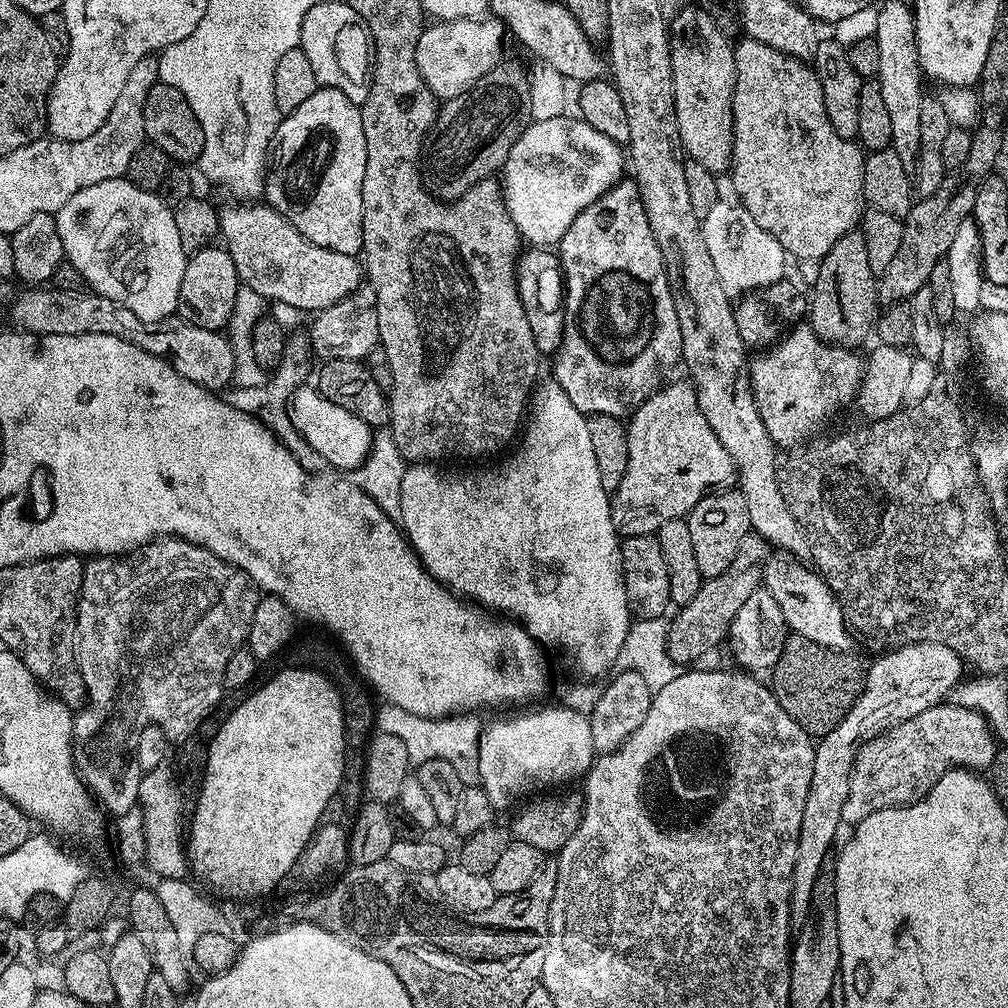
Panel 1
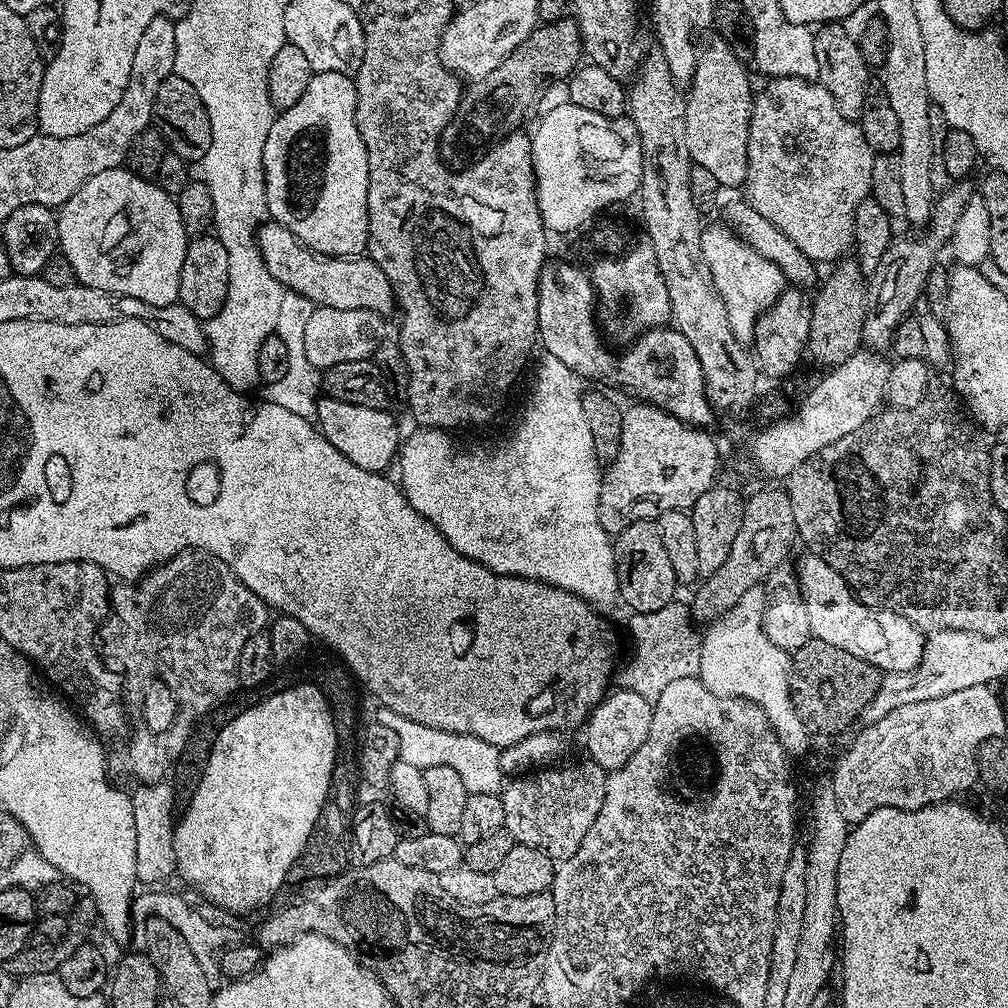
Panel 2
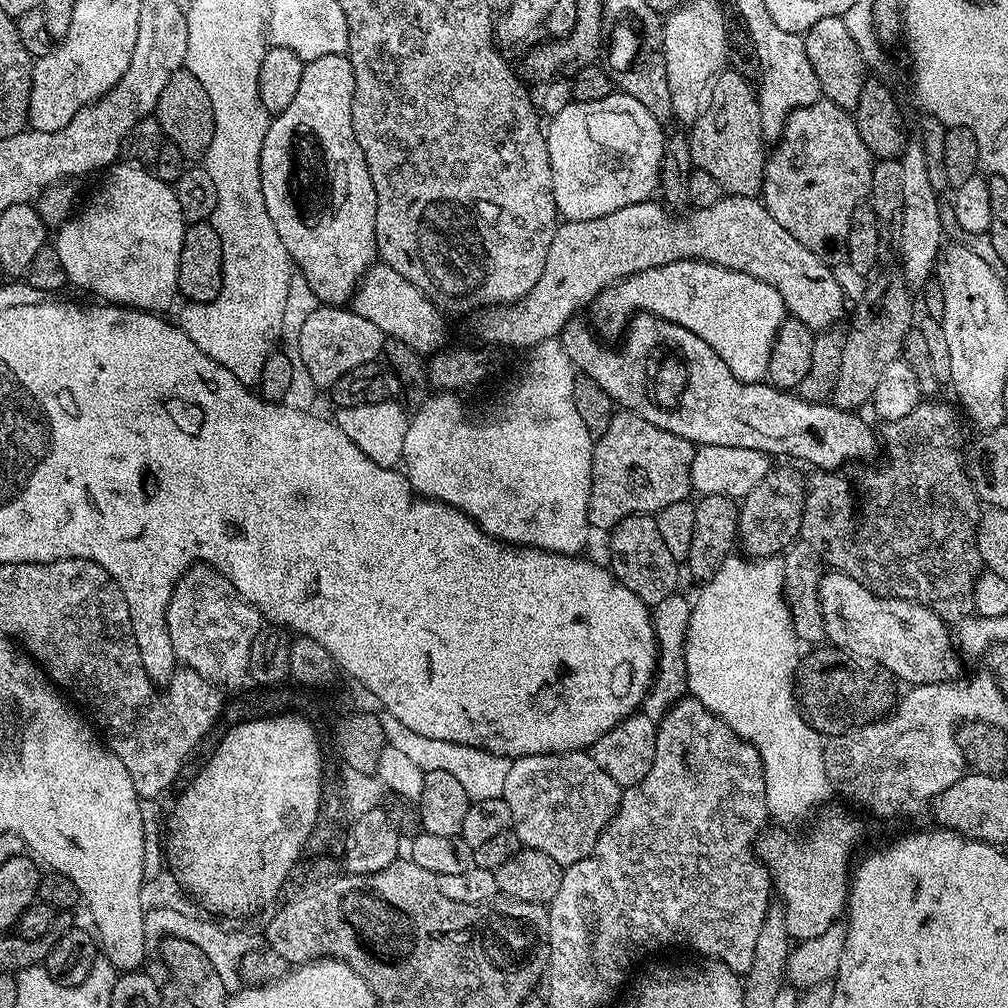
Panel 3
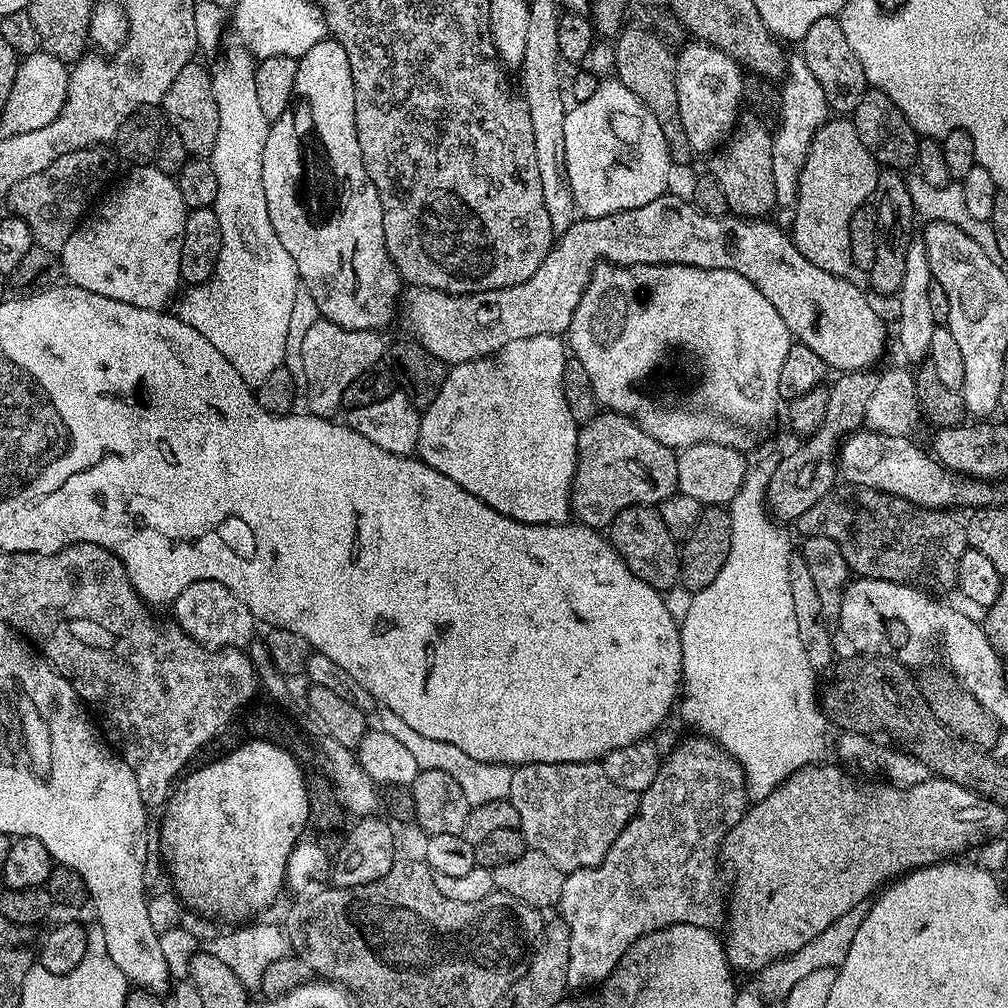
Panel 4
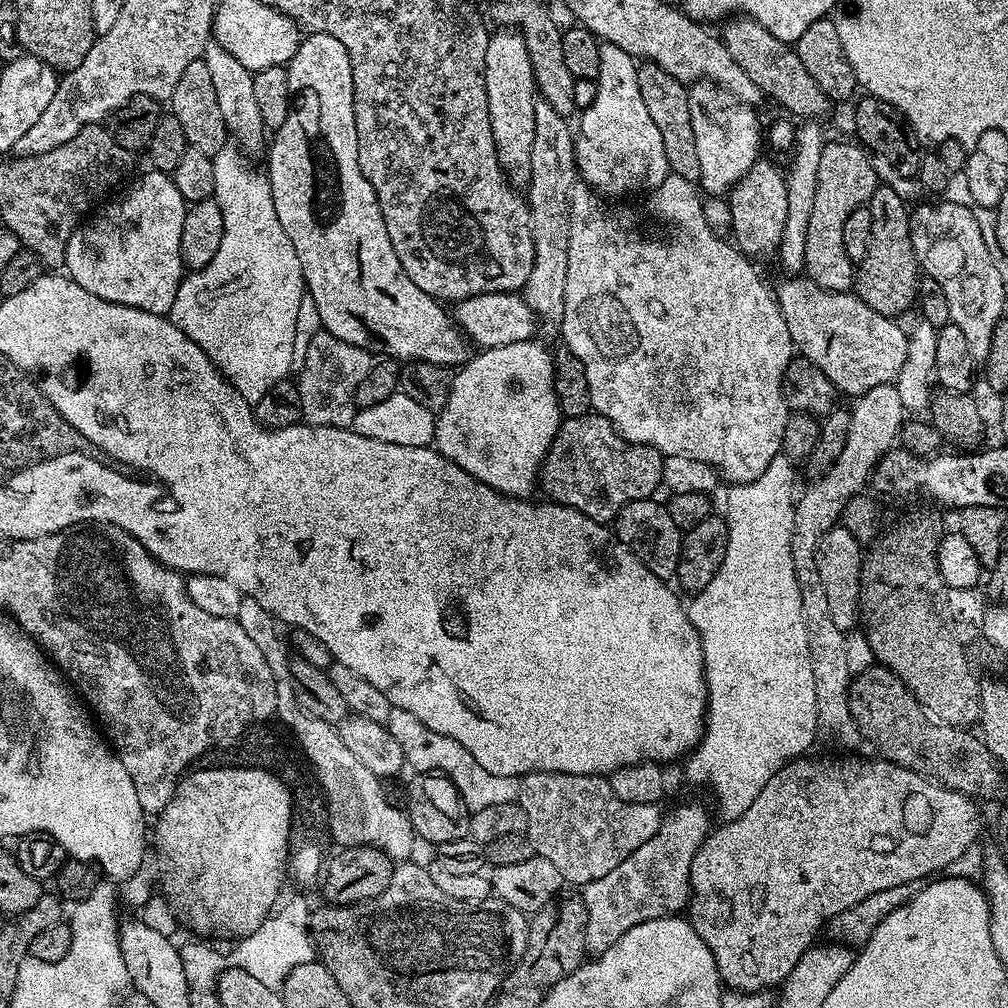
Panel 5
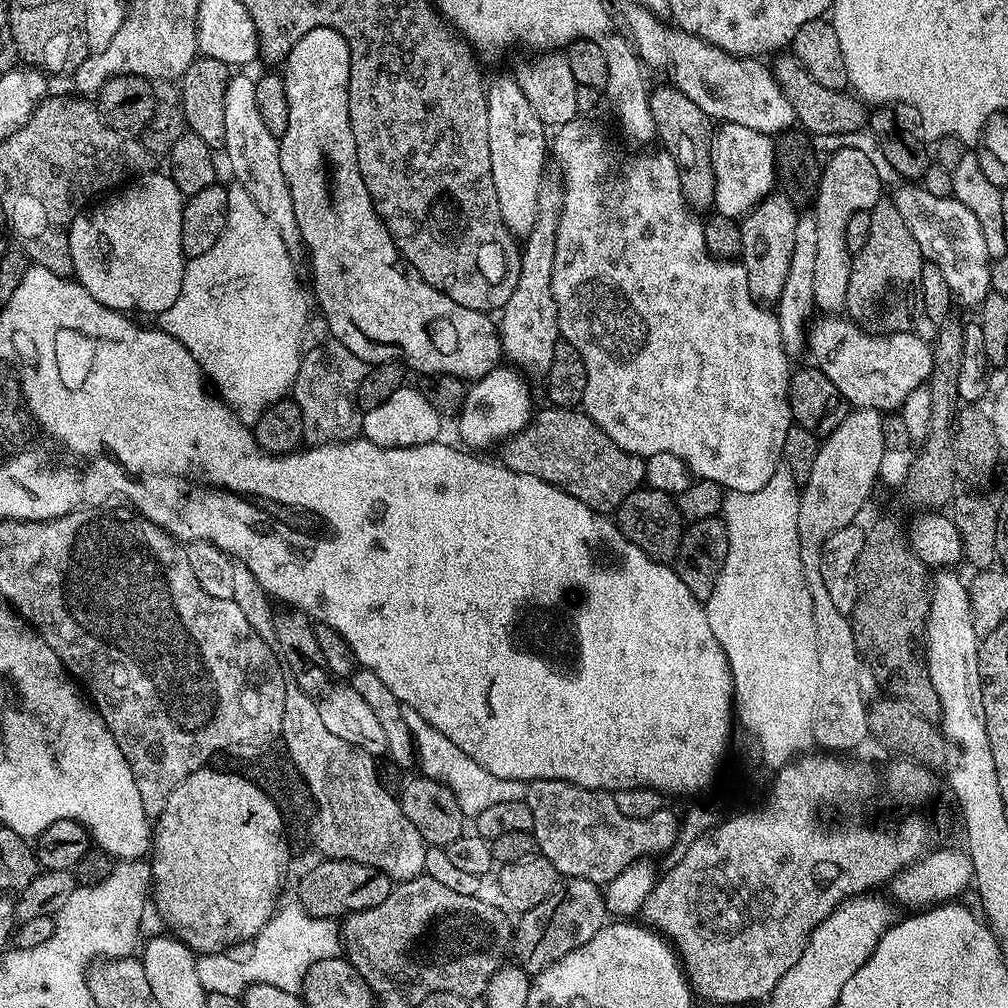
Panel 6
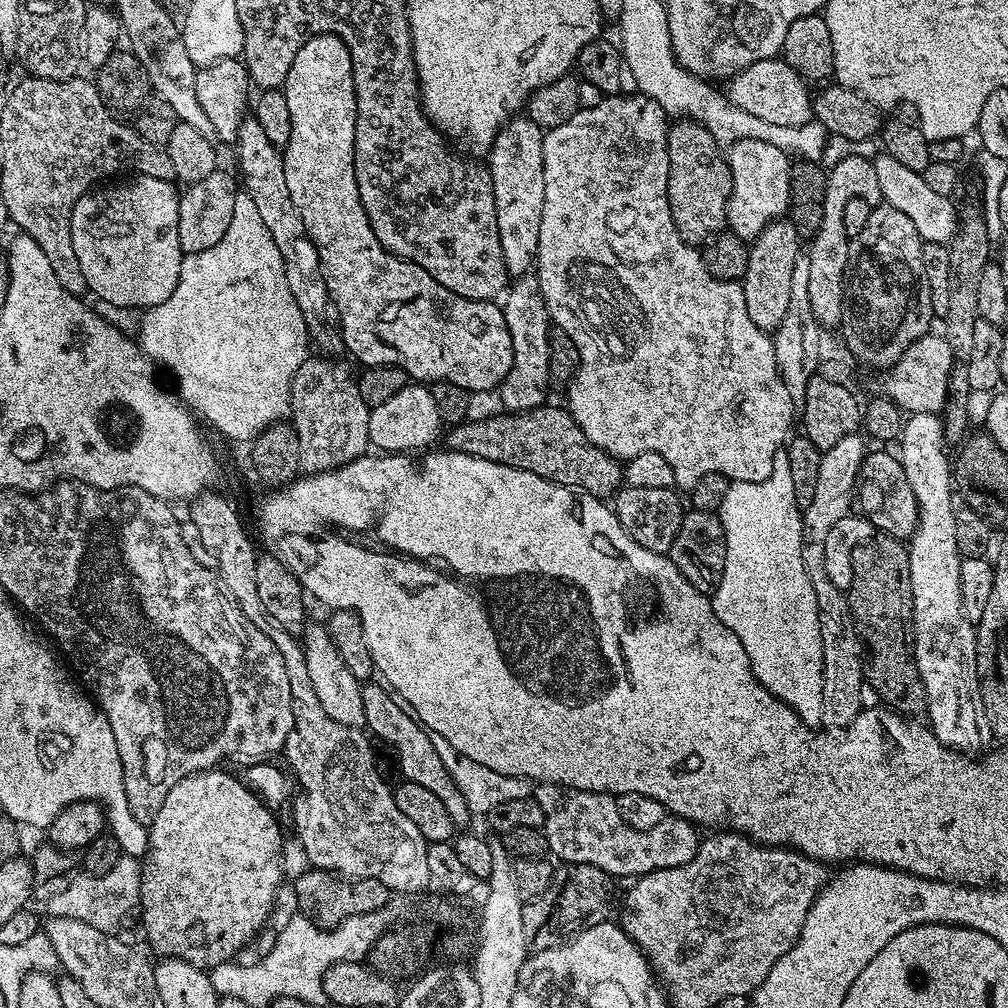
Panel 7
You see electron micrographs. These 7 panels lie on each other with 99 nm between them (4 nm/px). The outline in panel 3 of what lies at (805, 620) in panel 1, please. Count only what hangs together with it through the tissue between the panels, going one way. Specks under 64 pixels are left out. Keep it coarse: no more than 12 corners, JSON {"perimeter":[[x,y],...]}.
{"perimeter":[[832,570],[818,612],[835,647],[905,685],[952,682],[961,657],[926,604]]}

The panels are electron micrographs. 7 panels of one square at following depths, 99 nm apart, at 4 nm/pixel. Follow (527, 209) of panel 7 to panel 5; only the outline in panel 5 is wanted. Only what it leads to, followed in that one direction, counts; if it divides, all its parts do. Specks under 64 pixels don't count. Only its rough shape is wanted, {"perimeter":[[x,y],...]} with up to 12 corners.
{"perimeter":[[493,31],[486,100],[500,165],[530,178],[536,79],[523,35]]}

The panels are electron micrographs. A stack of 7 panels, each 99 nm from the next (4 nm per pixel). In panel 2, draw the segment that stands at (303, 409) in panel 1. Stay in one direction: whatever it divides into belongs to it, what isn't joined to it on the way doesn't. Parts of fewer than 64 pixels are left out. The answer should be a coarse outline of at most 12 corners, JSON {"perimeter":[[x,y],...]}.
{"perimeter":[[324,396],[315,423],[354,466],[383,473],[402,443],[391,411]]}

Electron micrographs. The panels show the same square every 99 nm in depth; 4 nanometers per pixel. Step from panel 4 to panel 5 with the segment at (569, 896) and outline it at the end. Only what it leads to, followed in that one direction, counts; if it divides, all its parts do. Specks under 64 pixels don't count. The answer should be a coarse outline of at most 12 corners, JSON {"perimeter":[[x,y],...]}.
{"perimeter":[[700,804],[667,809],[658,834],[583,885],[585,949],[683,913],[708,837]]}

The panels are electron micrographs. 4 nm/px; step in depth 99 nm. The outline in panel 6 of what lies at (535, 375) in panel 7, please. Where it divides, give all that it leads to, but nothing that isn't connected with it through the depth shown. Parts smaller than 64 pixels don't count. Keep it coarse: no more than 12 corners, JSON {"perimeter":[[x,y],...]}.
{"perimeter":[[545,171],[500,346],[525,373],[562,339],[552,293],[564,181]]}

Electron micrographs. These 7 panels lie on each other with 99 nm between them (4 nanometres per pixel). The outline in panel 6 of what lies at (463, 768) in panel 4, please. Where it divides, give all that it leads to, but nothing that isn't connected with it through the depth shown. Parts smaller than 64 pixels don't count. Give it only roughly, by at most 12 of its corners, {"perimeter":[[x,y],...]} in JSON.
{"perimeter":[[401,704],[423,775],[458,798],[464,817],[525,799],[525,781],[498,778]]}

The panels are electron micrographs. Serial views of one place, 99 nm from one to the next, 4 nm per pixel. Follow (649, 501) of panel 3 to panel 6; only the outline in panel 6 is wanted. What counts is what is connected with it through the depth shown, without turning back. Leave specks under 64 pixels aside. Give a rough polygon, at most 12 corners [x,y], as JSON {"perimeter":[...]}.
{"perimeter":[[544,406],[499,445],[504,467],[615,513],[645,457],[583,410]]}

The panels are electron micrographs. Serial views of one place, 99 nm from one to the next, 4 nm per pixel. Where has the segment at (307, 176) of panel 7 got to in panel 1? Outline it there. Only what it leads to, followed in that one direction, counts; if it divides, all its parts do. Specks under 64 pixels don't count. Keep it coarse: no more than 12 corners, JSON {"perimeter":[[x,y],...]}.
{"perimeter":[[317,87],[272,136],[264,196],[310,243],[356,256],[366,134]]}

